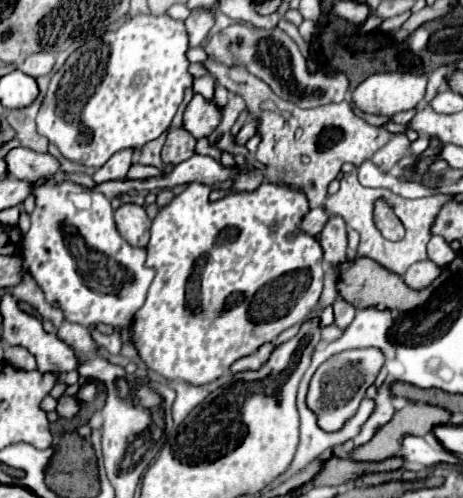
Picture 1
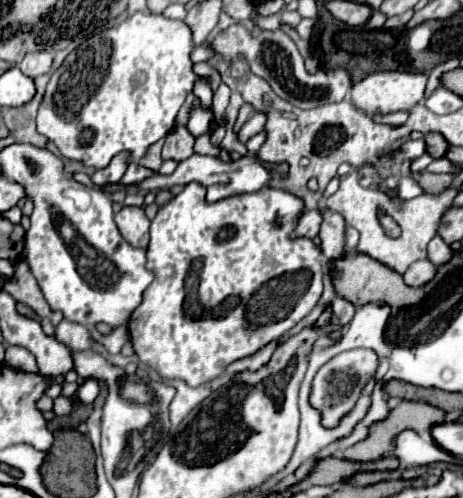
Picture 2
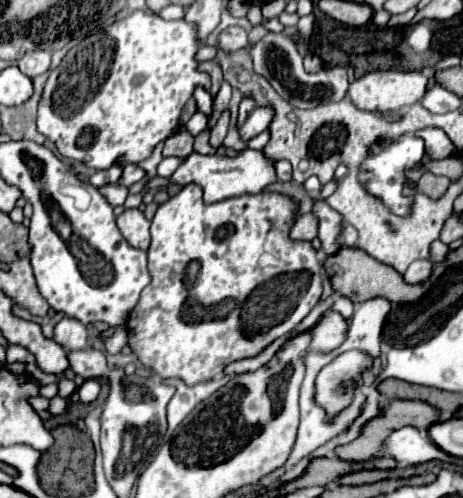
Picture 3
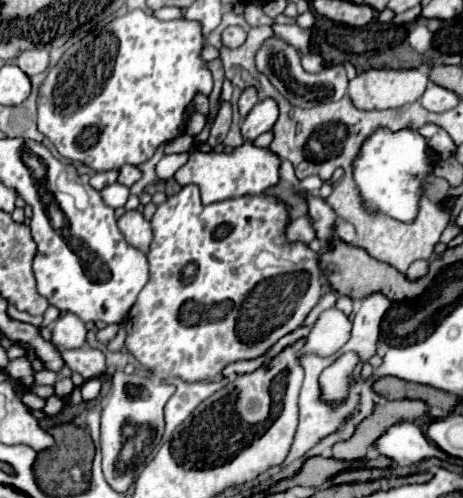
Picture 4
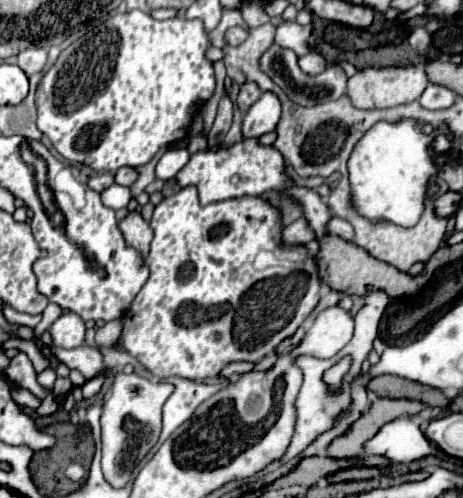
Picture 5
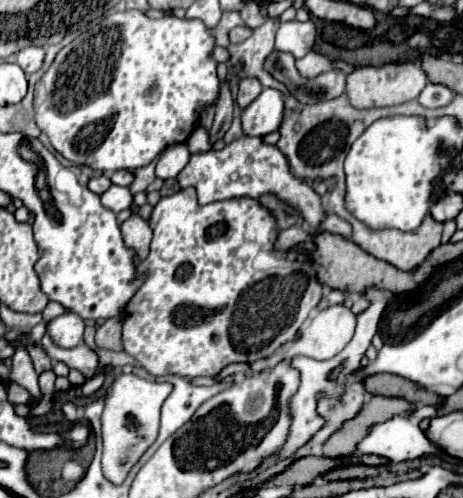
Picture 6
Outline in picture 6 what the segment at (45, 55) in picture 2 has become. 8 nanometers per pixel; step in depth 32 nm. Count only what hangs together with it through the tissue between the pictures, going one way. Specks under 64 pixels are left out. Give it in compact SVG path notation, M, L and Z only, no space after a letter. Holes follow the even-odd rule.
M22 48L18 52L18 66L26 72L26 74L32 74L36 70L40 70L44 64L44 48Z

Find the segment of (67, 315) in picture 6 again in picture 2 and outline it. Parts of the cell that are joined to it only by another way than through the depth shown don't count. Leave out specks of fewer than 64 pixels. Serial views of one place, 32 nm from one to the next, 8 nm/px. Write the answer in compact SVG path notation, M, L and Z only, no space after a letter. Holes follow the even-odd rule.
M62 320L56 326L56 338L74 352L86 352L92 348L92 338L88 328L70 320Z

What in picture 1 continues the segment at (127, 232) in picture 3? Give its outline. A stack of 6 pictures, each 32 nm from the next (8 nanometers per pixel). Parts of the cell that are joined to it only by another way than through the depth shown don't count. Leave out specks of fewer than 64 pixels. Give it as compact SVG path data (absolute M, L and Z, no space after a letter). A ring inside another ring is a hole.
M132 202L122 204L114 212L114 222L116 222L116 228L122 234L122 238L126 242L130 242L132 246L146 246L148 244L150 218L146 216L144 206L138 206Z

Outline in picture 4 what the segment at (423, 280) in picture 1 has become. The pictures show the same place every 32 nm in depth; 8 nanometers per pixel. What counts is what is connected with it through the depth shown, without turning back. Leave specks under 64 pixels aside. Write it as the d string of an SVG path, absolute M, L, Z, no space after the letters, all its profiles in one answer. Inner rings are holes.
M418 260L413 262L406 272L408 280L420 280L422 276L426 276L429 268L429 262L425 260Z

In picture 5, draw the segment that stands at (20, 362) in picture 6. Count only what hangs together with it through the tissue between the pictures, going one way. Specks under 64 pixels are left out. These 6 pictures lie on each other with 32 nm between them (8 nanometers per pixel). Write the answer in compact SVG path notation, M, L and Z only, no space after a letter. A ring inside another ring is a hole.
M20 352L16 358L10 360L10 366L6 368L6 376L10 382L14 382L20 388L30 390L38 398L46 398L50 392L36 382L36 372L32 370L32 362L28 360L28 356L24 352Z

